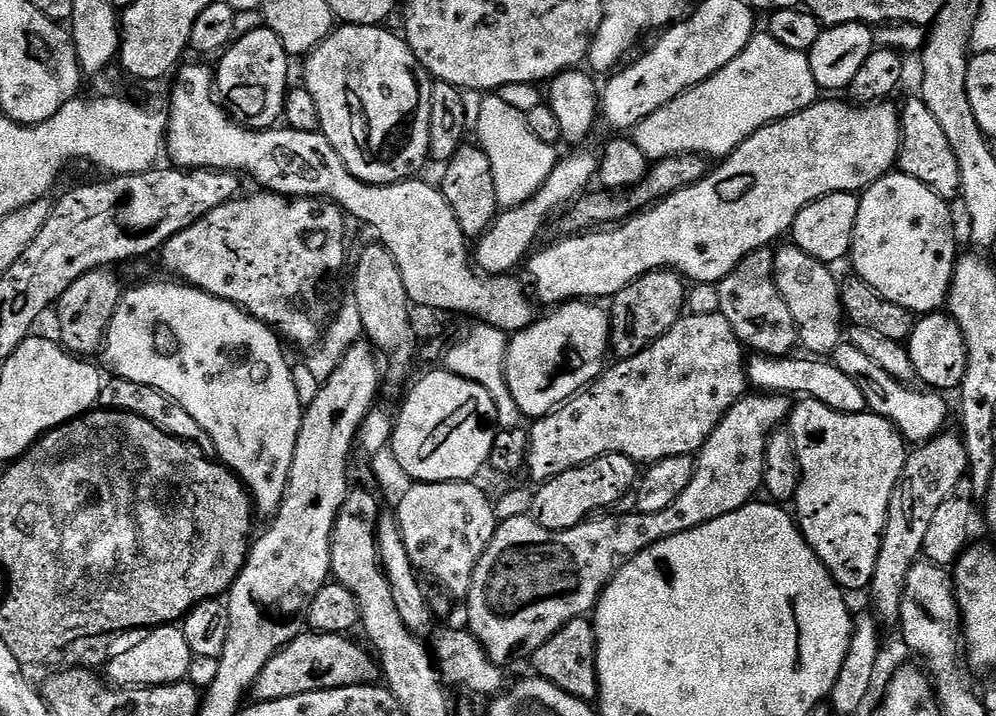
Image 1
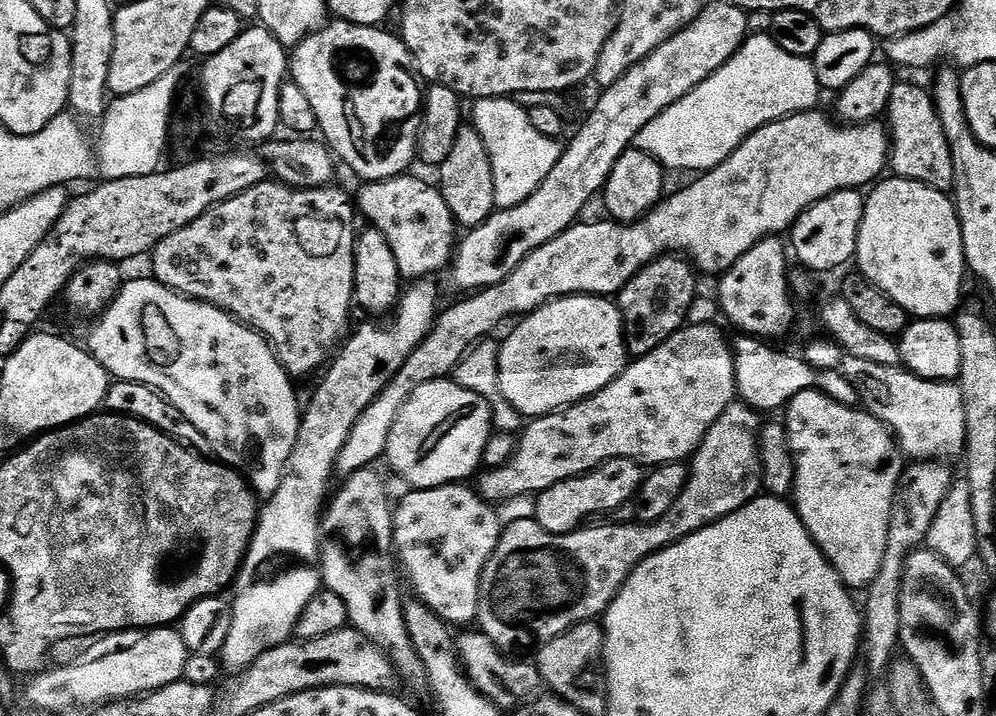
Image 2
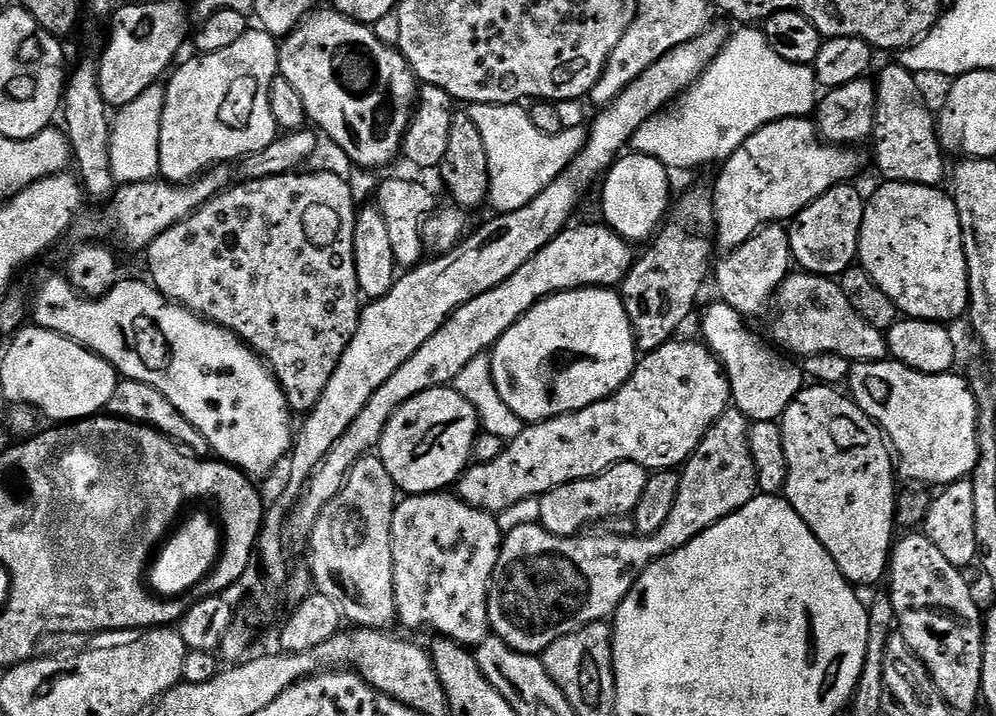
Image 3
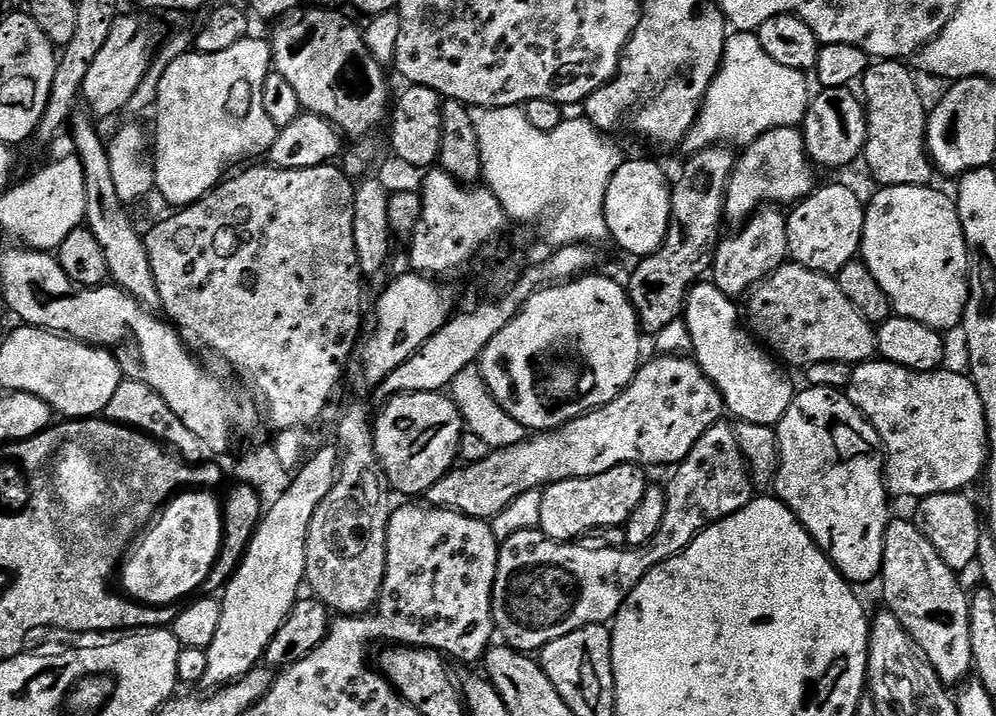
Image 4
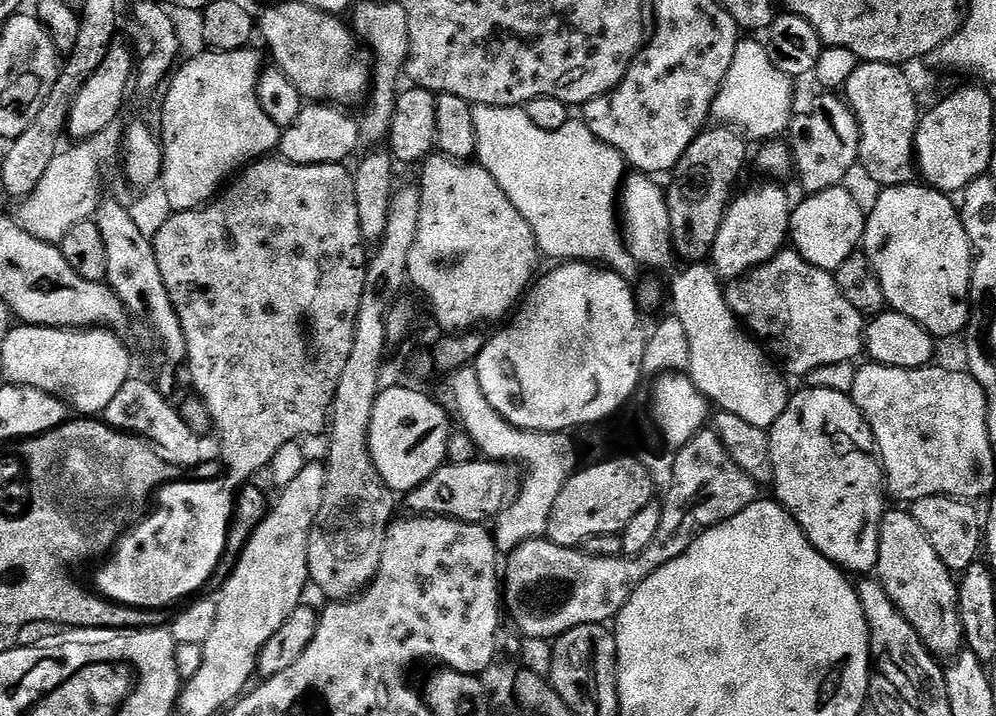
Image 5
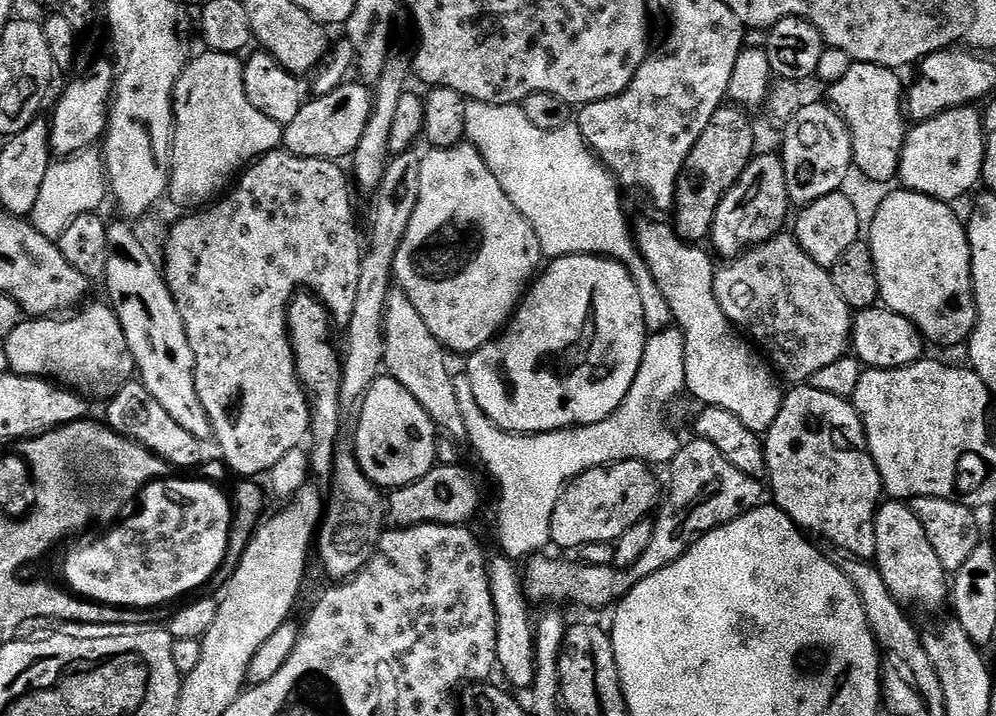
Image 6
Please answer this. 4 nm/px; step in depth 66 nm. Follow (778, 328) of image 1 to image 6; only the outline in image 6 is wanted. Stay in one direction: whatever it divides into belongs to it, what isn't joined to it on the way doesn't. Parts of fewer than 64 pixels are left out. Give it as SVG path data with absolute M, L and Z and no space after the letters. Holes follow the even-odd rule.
M775 151L753 155L752 161L742 170L738 182L730 186L730 190L722 198L718 206L718 214L714 214L712 234L710 237L711 251L725 261L735 260L743 252L765 244L785 231L784 223L789 223L790 201L786 190L786 174L784 164Z

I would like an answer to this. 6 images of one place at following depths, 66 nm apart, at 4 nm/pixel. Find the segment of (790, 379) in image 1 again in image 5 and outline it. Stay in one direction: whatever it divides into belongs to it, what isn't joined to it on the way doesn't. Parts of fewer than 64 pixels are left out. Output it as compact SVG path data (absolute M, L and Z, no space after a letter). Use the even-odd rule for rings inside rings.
M692 262L684 266L684 269L673 278L672 288L670 284L670 304L671 300L671 311L678 318L678 322L682 322L686 330L686 338L689 339L688 375L700 392L713 405L718 404L716 406L721 411L735 414L752 426L771 429L772 424L781 417L782 411L788 404L790 388L786 386L787 379L765 349L742 329L740 321L730 310L728 297L715 270L704 262Z

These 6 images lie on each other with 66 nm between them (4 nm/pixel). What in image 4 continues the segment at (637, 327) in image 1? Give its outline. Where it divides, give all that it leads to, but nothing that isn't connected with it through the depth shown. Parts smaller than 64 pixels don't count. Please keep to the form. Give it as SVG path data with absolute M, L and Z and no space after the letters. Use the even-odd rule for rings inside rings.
M715 146L689 155L680 177L671 185L670 226L662 246L653 256L645 256L626 280L626 291L645 333L661 332L670 322L681 319L688 289L711 273L714 254L722 239L720 223L725 223L724 199L738 156L731 147Z

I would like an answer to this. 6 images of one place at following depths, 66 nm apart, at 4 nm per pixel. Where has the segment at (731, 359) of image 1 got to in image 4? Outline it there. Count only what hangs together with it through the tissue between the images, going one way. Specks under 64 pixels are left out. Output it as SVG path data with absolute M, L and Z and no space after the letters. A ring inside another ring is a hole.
M684 354L655 357L657 360L641 363L635 378L628 383L628 388L609 402L606 406L595 408L592 412L582 414L560 428L529 435L522 442L509 448L492 450L488 457L473 464L453 467L426 493L426 500L433 508L454 508L470 518L487 520L496 519L504 508L520 496L527 496L537 490L543 490L550 484L557 484L570 478L590 478L602 474L619 464L681 464L688 457L690 450L715 424L721 423L726 407L724 399L714 382L701 370L695 359Z

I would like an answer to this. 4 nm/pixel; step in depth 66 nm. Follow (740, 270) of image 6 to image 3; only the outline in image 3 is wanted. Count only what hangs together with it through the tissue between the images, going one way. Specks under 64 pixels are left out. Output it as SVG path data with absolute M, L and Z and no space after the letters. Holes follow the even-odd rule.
M803 270L793 271L774 297L774 312L775 308L776 317L772 320L774 344L789 357L841 356L849 362L889 359L887 335L856 313L854 306L846 302L846 294L842 294L835 279L814 276Z

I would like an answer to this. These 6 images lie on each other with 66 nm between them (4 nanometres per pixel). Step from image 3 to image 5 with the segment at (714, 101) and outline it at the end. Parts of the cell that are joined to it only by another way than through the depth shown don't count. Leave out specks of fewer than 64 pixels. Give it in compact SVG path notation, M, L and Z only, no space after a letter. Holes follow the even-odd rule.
M741 39L735 48L734 61L723 80L723 86L712 104L711 117L721 125L742 131L753 141L766 142L789 129L794 115L793 79L782 74L766 57L761 41Z

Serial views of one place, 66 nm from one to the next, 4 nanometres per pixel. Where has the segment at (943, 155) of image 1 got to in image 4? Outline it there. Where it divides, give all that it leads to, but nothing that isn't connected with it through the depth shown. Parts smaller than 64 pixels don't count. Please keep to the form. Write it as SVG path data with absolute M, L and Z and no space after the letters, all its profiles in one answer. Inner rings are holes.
M899 60L872 62L862 77L862 99L868 114L868 137L864 143L862 164L868 167L869 174L880 188L933 183L934 165L928 155L929 109L924 108L913 69L906 65Z

